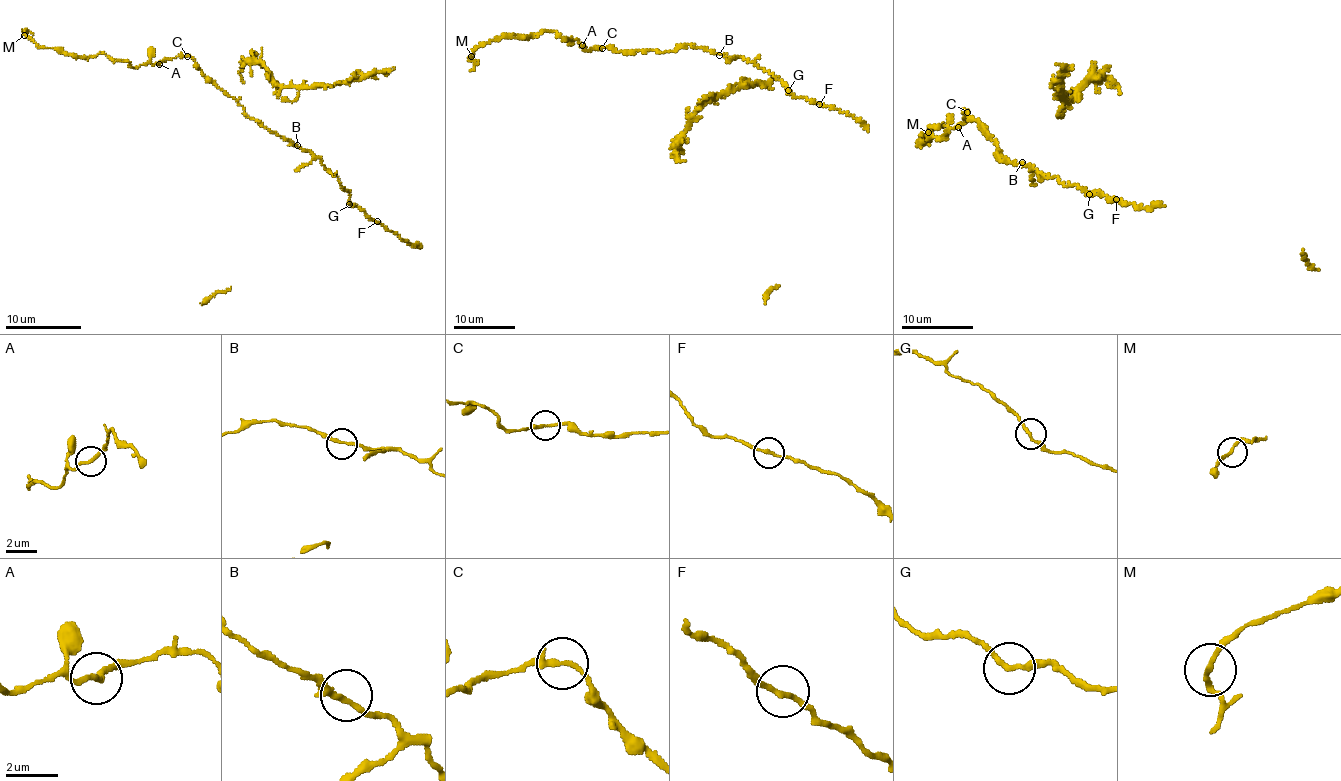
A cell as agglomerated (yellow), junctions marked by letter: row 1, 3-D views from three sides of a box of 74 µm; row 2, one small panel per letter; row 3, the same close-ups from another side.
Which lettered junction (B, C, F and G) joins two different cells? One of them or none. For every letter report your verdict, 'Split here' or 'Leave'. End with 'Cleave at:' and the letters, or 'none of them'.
B: Leave
C: Split here
F: Leave
G: Leave
Cleave at: C

